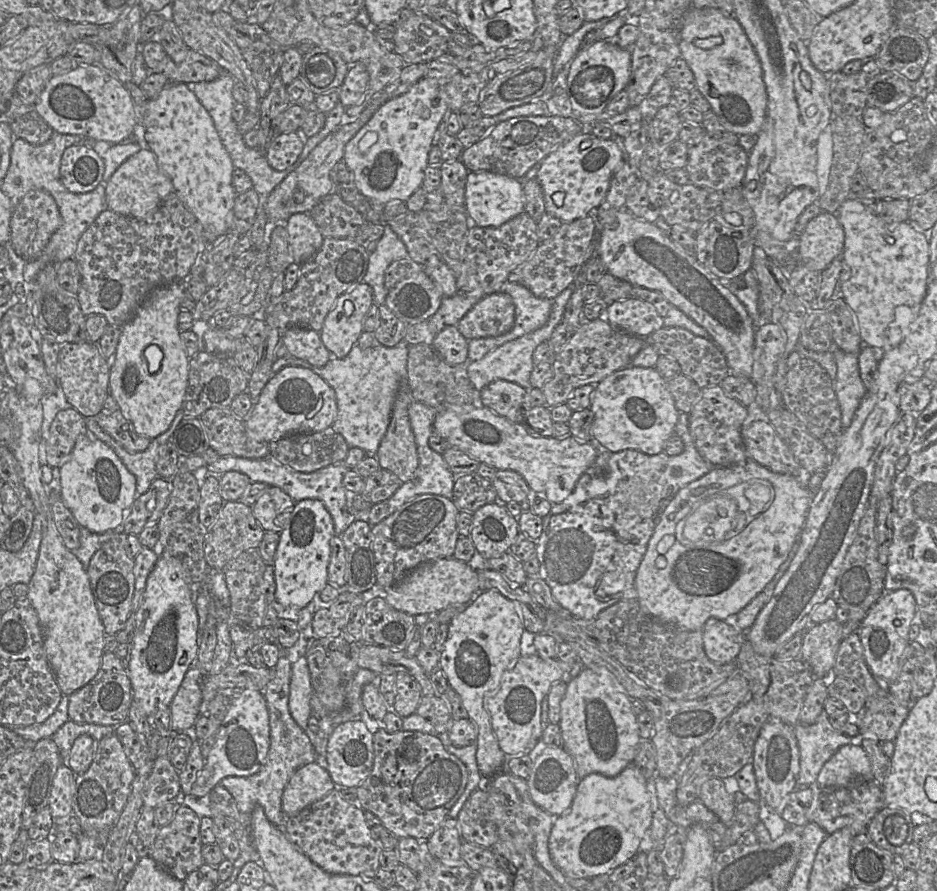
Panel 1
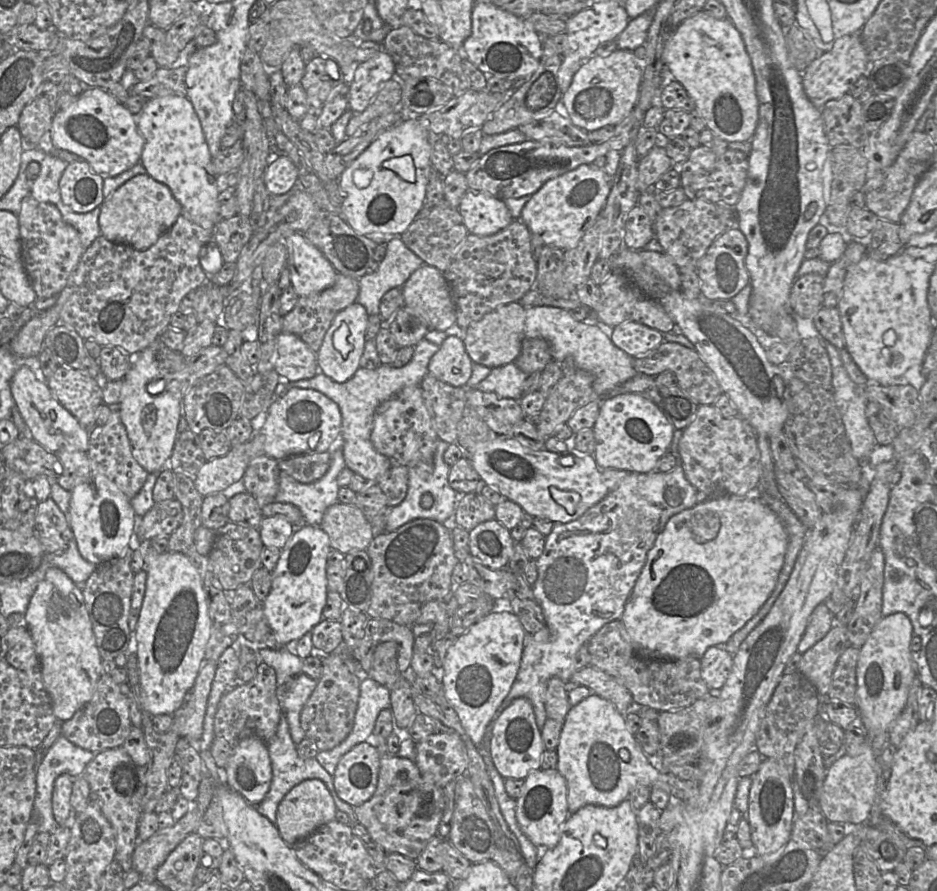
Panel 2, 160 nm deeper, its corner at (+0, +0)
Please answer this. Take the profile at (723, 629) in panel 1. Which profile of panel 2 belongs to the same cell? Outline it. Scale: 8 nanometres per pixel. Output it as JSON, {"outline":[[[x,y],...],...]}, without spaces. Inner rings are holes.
{"outline":[[[711,646],[700,661],[701,675],[709,690],[719,692],[732,670],[733,655],[722,646]]]}

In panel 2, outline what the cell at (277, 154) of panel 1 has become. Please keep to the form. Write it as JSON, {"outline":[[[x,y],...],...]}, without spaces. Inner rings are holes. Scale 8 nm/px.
{"outline":[[[286,156],[272,157],[263,180],[270,196],[286,194],[297,182],[298,170],[290,158]]]}

